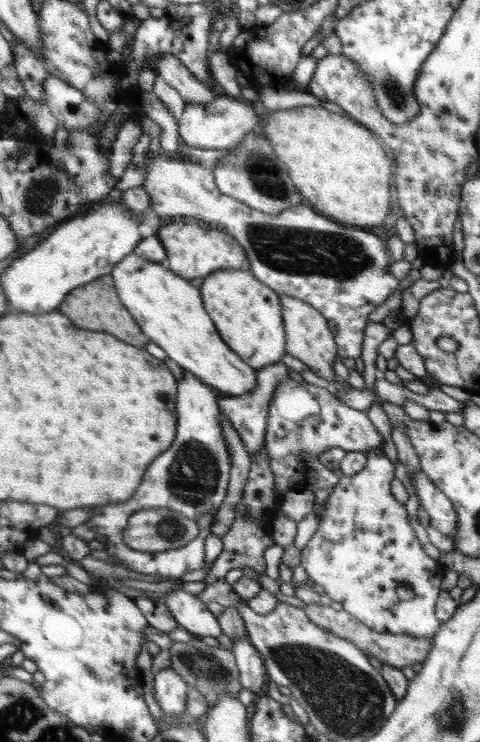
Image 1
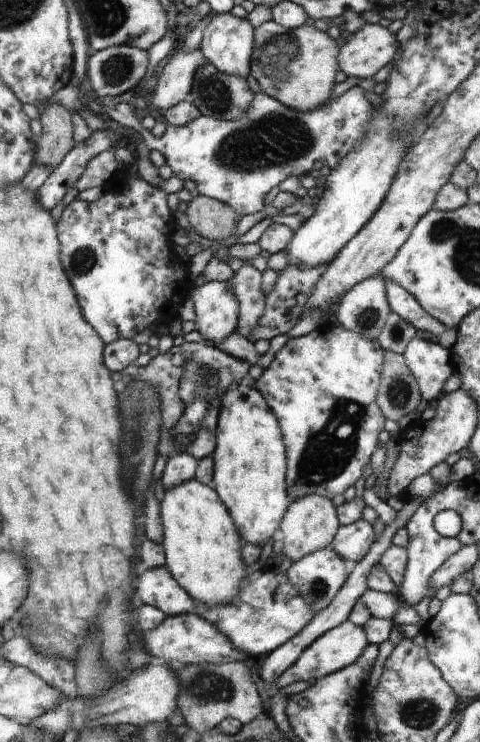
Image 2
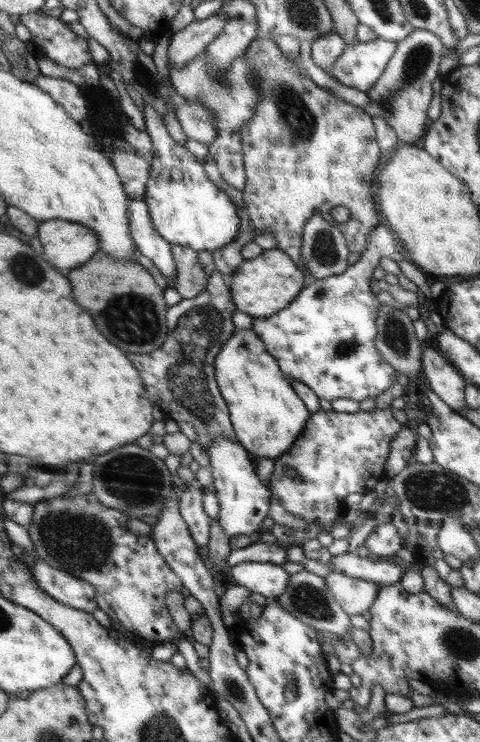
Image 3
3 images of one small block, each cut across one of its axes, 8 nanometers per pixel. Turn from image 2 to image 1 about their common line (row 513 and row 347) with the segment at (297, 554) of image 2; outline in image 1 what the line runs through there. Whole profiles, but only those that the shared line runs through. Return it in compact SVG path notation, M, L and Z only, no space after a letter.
M280 293L279 298L286 331L286 354L298 358L310 367L311 371L328 382L336 381L333 364L339 358L338 348L334 335L328 327L328 319L302 299L290 297L286 293Z

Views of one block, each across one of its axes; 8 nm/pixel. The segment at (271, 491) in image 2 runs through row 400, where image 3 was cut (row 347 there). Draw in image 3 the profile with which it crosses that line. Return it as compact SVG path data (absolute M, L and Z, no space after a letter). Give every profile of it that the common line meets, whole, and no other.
M237 329L220 349L213 362L215 379L219 386L222 398L229 408L230 420L233 424L238 442L249 452L257 457L278 460L282 454L289 451L294 441L303 433L311 410L306 408L302 399L292 388L288 376L286 376L274 360L274 357L266 350L262 340L253 329Z

